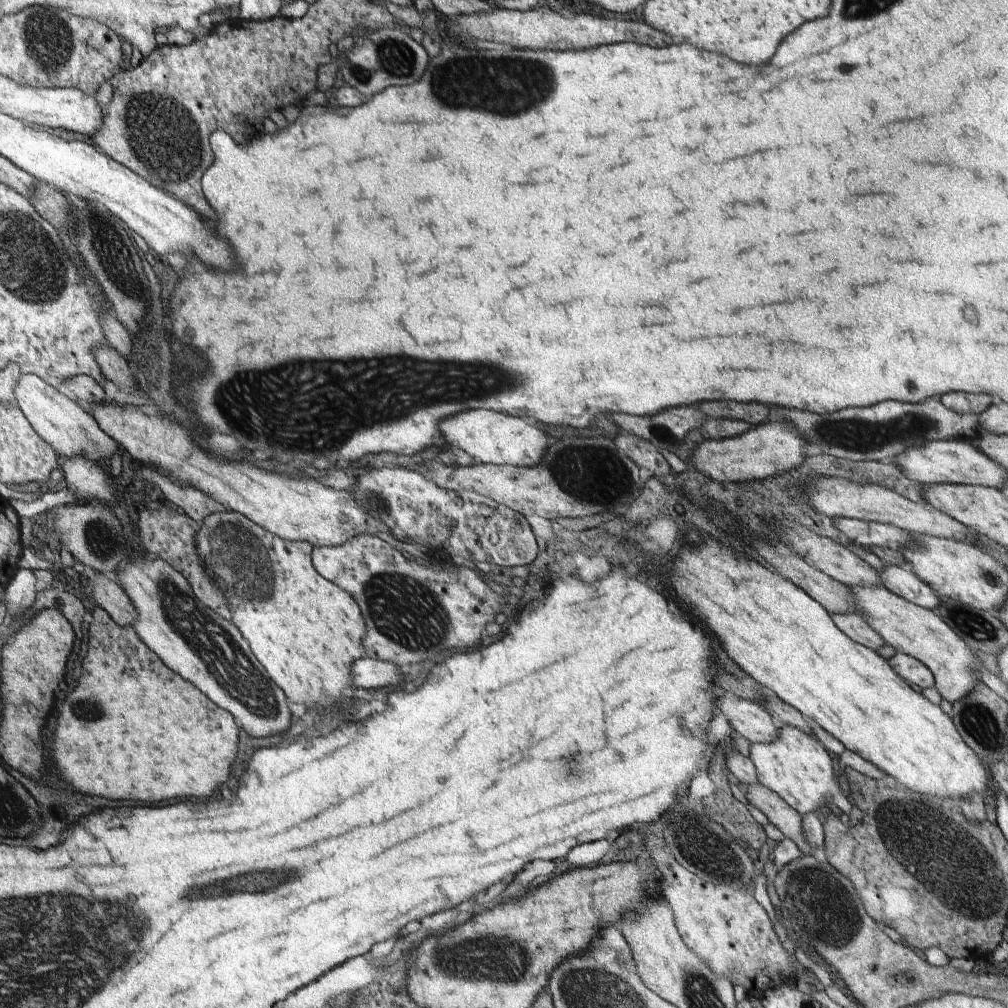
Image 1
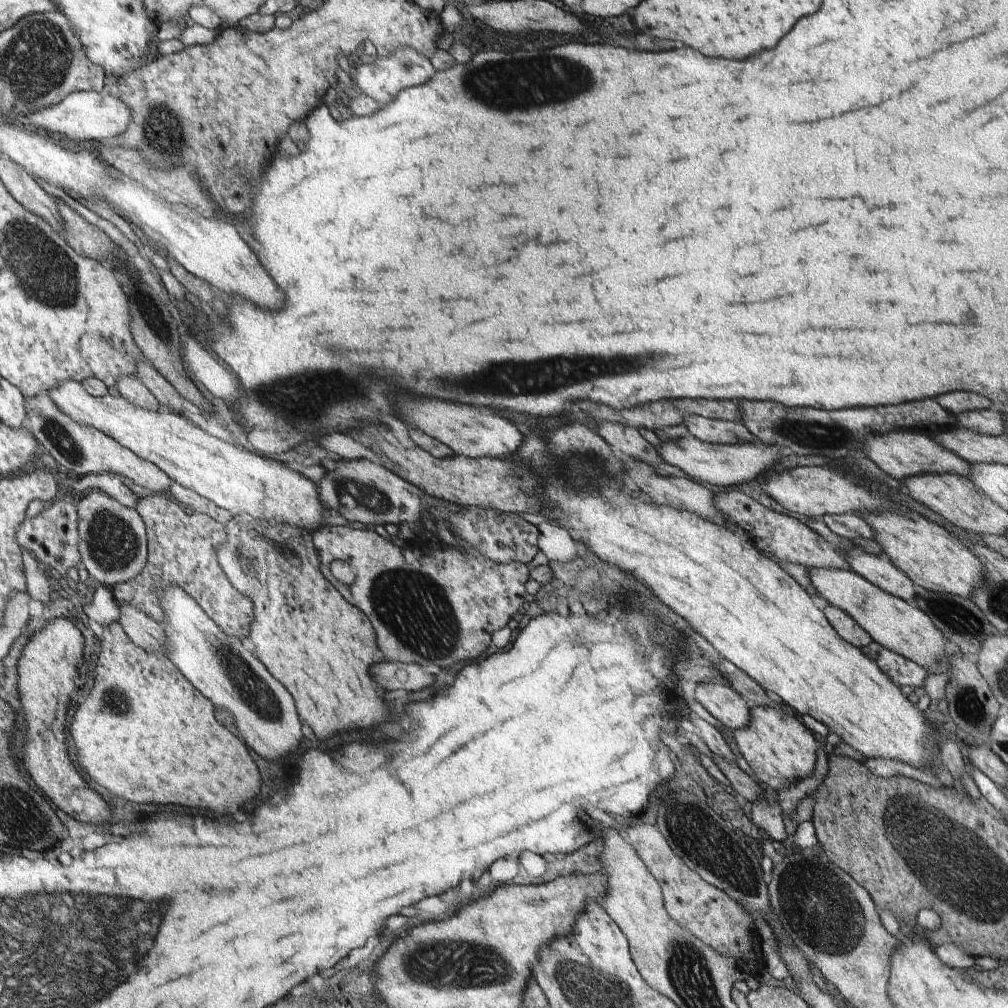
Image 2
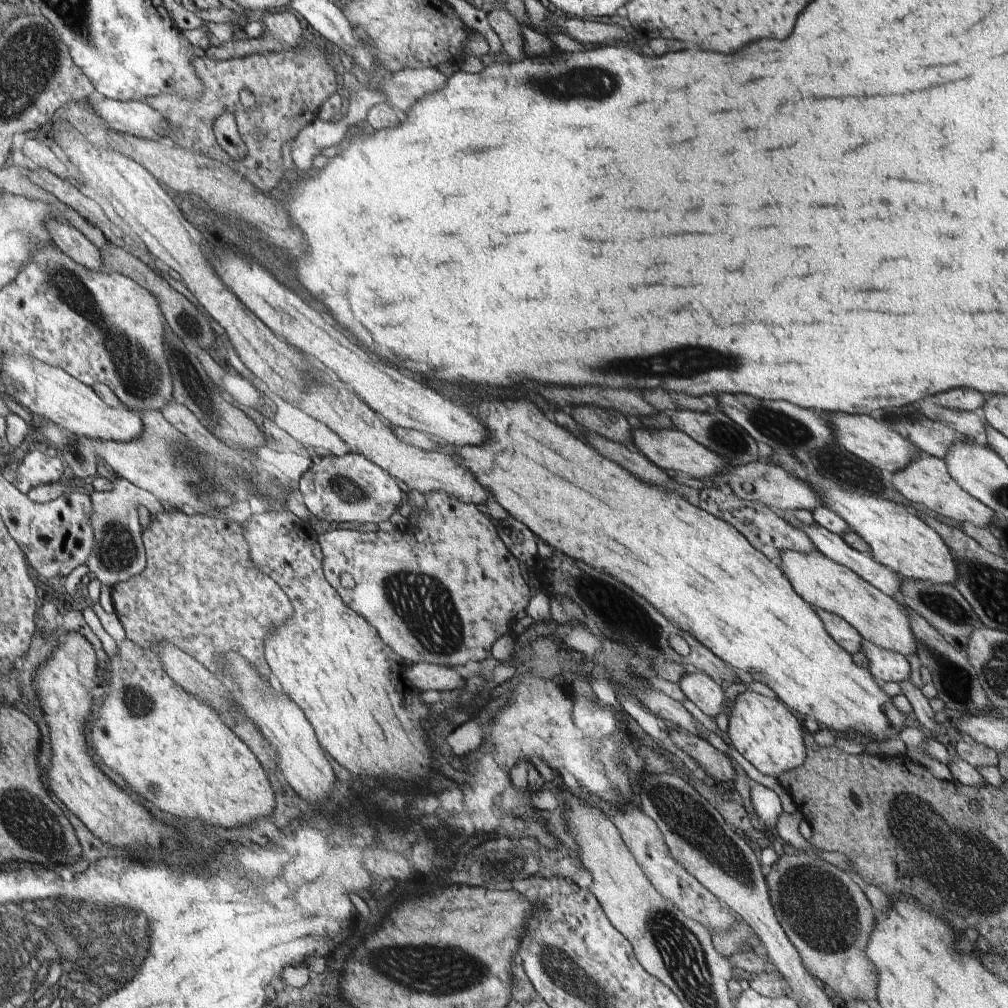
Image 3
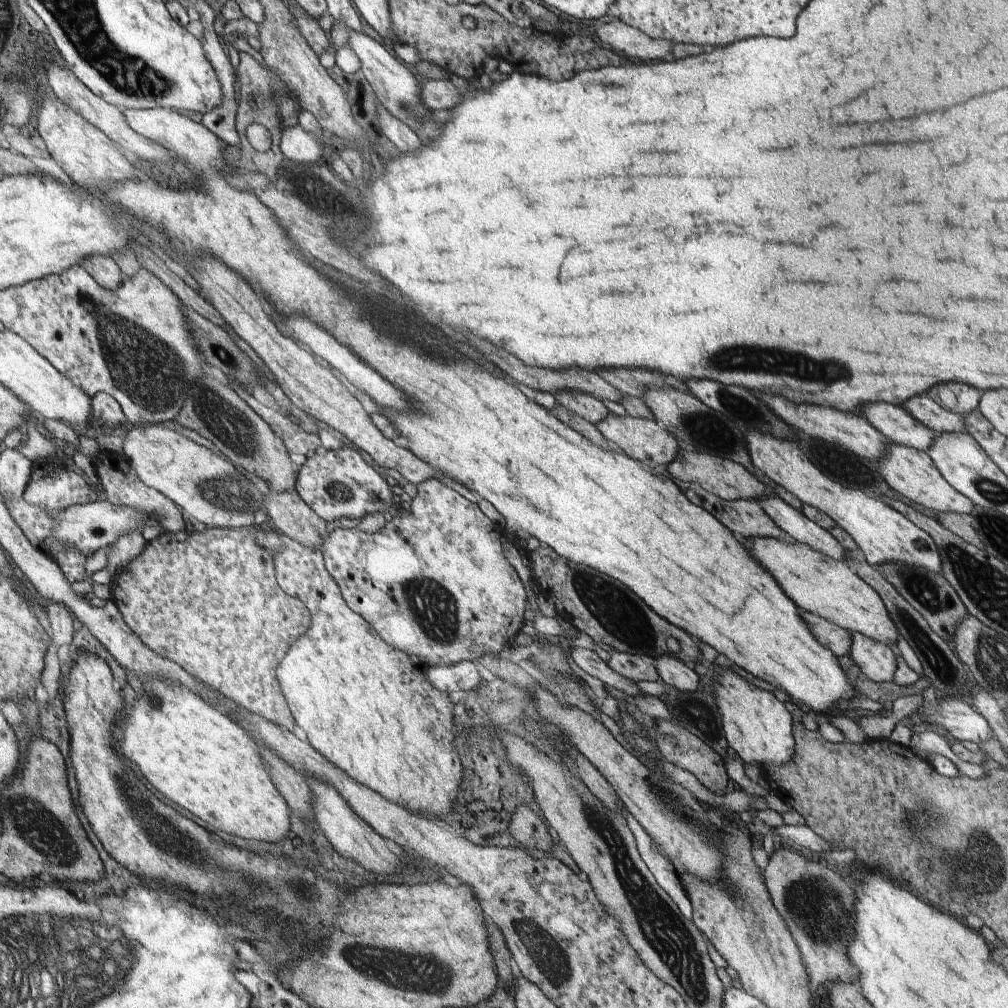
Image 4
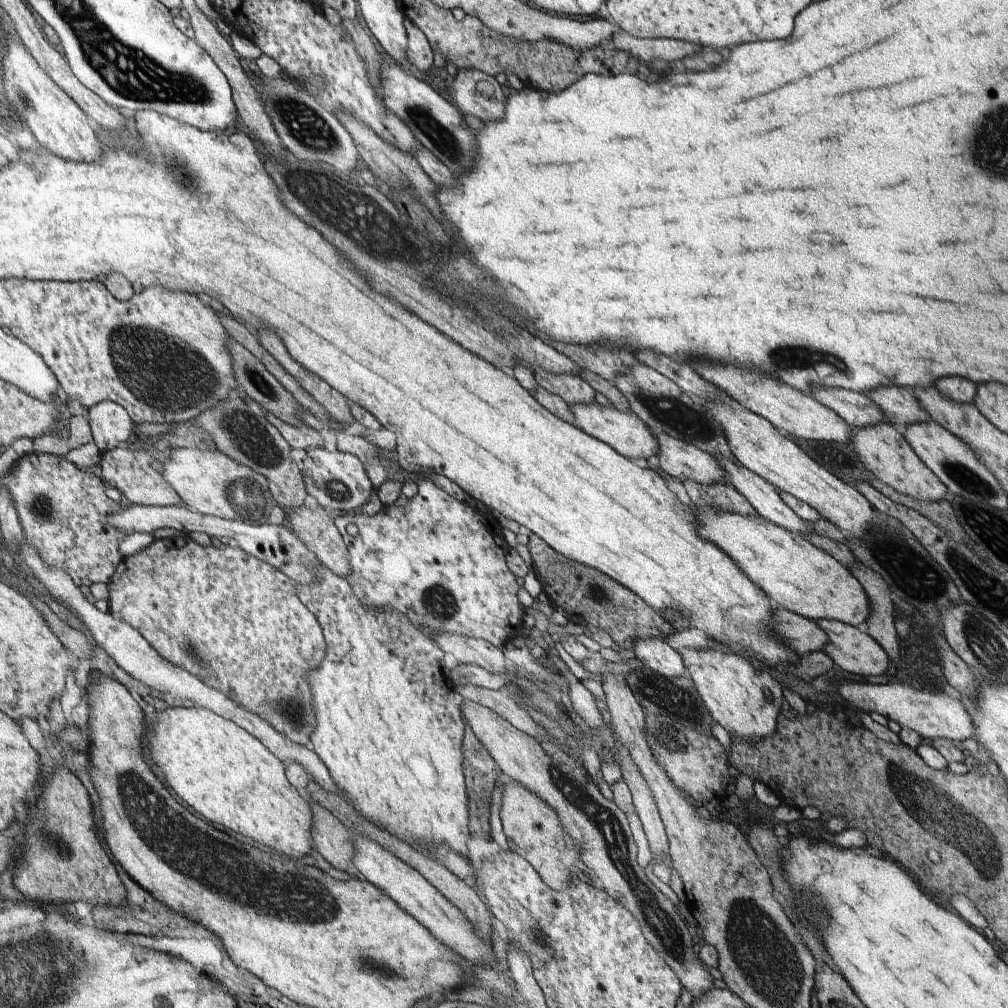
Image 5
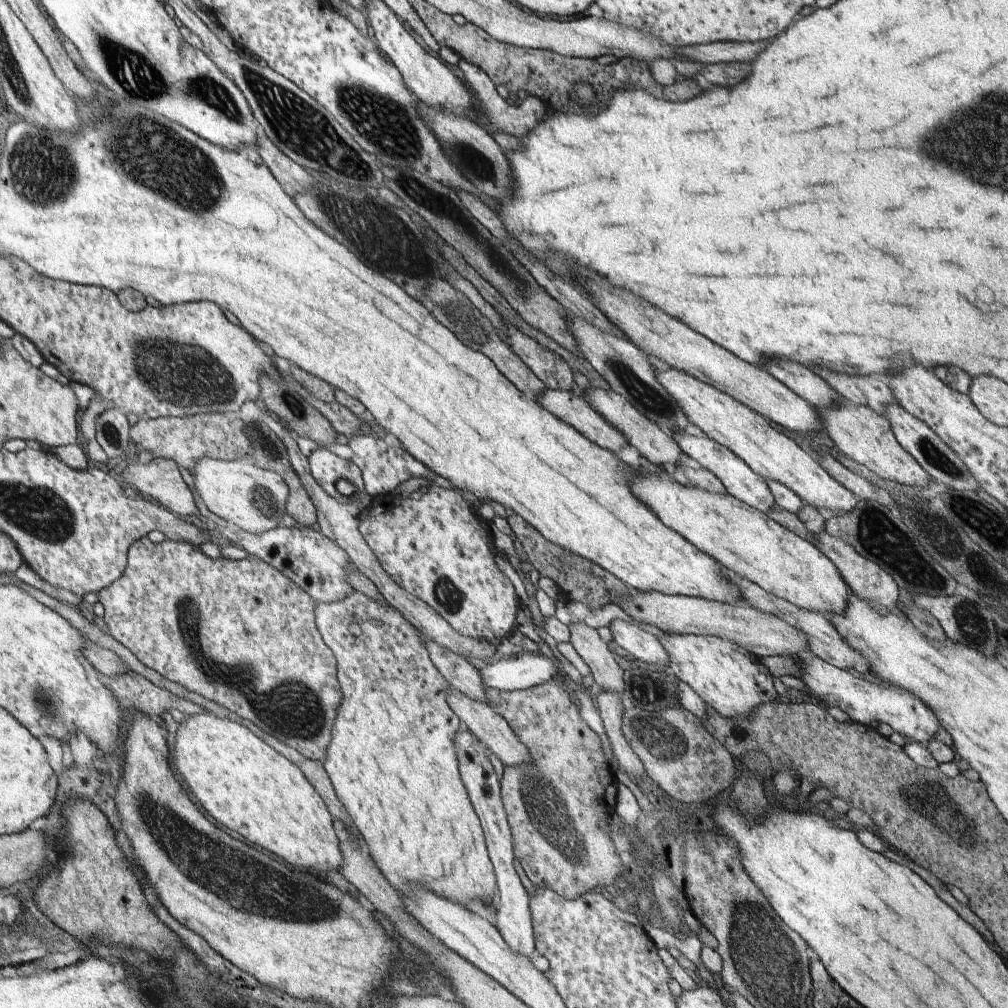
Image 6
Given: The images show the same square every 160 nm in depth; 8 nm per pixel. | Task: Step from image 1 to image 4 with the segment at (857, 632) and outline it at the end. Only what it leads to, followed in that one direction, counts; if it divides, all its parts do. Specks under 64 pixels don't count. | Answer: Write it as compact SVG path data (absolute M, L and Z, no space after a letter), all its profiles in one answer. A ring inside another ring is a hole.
M801 611L802 620L806 620L808 628L812 628L810 632L816 636L816 640L820 644L824 644L826 648L830 648L836 657L849 656L852 642L852 633L846 628L830 622L829 619L816 615L811 611Z

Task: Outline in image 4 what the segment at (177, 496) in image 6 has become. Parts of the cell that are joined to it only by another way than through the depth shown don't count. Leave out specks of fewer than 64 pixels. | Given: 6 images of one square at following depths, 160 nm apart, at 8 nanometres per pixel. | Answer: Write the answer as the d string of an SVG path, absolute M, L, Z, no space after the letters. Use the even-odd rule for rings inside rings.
M95 450L93 459L99 483L106 494L106 501L114 504L114 506L144 510L146 514L158 514L159 523L165 531L181 532L185 529L186 524L177 505L158 490L142 484L142 480L138 480L138 476L136 476L134 468L126 462L121 454Z

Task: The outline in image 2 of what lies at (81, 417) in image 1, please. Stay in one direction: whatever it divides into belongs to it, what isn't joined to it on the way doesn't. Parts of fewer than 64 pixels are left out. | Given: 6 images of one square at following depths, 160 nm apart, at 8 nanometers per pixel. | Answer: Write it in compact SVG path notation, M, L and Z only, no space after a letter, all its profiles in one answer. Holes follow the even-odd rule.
M42 392L34 398L26 399L25 411L27 412L27 423L31 426L32 432L58 466L67 468L80 477L100 473L127 476L136 484L152 490L153 493L161 493L164 490L168 492L172 478L164 470L148 459L143 459L128 447L122 446L116 442L116 439L105 435L103 431L68 418L68 415L59 411L48 392Z

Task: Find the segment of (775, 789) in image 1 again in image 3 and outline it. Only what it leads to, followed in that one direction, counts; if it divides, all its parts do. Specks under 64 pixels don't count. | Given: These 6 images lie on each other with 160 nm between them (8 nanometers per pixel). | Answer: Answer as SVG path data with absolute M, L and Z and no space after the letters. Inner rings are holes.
M748 688L740 693L728 712L728 731L733 747L760 772L774 776L803 764L807 750L801 717L793 713L782 701L766 697Z

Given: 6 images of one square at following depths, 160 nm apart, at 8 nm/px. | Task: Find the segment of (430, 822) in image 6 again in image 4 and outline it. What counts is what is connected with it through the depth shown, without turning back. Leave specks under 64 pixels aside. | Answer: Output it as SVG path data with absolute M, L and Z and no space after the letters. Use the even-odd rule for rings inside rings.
M270 524L266 527L272 528L284 544L282 551L271 553L274 555L279 586L288 595L300 599L311 614L310 628L296 642L292 642L290 650L276 668L276 678L284 698L287 698L288 706L294 712L295 722L306 733L307 742L333 766L386 800L400 804L414 814L450 814L462 782L460 756L454 744L454 702L448 698L448 693L438 692L430 684L426 678L428 666L420 664L415 656L385 643L362 615L351 610L335 578L326 568L322 551L288 538Z

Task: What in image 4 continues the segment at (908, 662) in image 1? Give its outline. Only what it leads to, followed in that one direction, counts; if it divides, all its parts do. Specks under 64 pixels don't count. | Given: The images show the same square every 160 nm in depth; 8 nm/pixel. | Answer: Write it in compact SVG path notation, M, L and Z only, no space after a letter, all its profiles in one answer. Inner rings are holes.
M861 632L852 633L851 644L849 656L854 658L868 679L875 683L891 682L894 679L898 668L894 649L866 638Z

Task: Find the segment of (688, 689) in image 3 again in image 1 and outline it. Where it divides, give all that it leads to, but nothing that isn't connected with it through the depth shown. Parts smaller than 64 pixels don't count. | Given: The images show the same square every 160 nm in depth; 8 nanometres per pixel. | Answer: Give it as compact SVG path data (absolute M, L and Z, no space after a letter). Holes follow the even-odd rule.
M721 697L717 706L730 723L735 733L739 733L750 743L776 742L780 724L756 702L734 697Z

